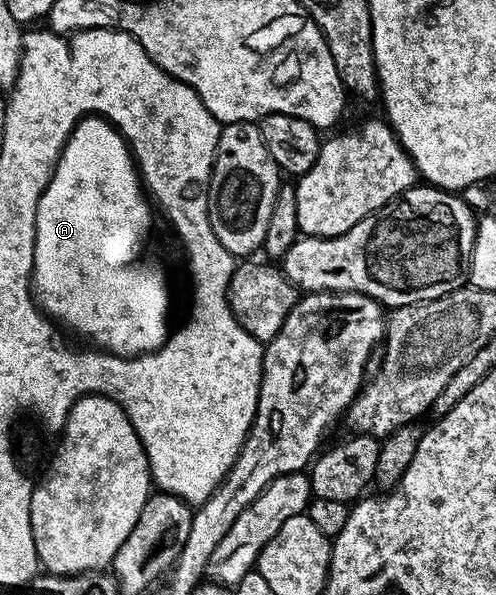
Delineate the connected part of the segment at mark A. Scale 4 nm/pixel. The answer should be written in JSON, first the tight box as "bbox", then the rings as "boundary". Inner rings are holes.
{"bbox":[35,116,165,349],"boundary":[[[91,116],[77,123],[65,147],[57,158],[49,182],[41,192],[37,201],[37,214],[35,215],[35,244],[37,244],[37,289],[41,289],[41,301],[57,313],[57,317],[65,317],[69,325],[77,325],[77,329],[85,329],[85,333],[101,333],[101,341],[105,345],[113,345],[113,349],[149,349],[149,345],[157,345],[161,341],[161,333],[165,333],[165,289],[161,289],[161,277],[157,273],[141,273],[141,269],[121,269],[133,253],[137,253],[137,241],[141,241],[141,233],[145,233],[145,221],[153,214],[145,209],[147,199],[143,199],[143,182],[137,168],[136,160],[130,149],[123,147],[123,142],[108,121]]]}

